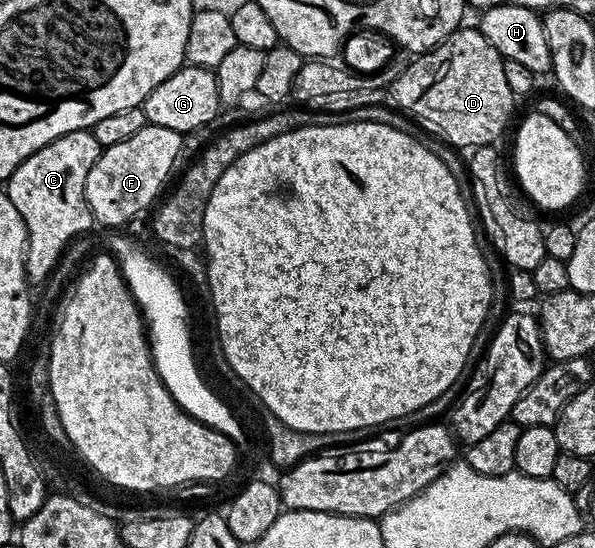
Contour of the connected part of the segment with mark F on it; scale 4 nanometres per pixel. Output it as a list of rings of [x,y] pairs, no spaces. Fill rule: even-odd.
[[[146,123],[144,130],[132,134],[132,138],[119,142],[117,146],[103,148],[92,170],[88,170],[88,182],[86,183],[86,201],[99,225],[107,224],[110,228],[119,227],[118,229],[121,229],[134,215],[146,212],[149,204],[153,205],[159,199],[160,193],[167,187],[166,179],[169,178],[174,163],[182,156],[182,137],[183,133],[168,130],[168,126]]]

